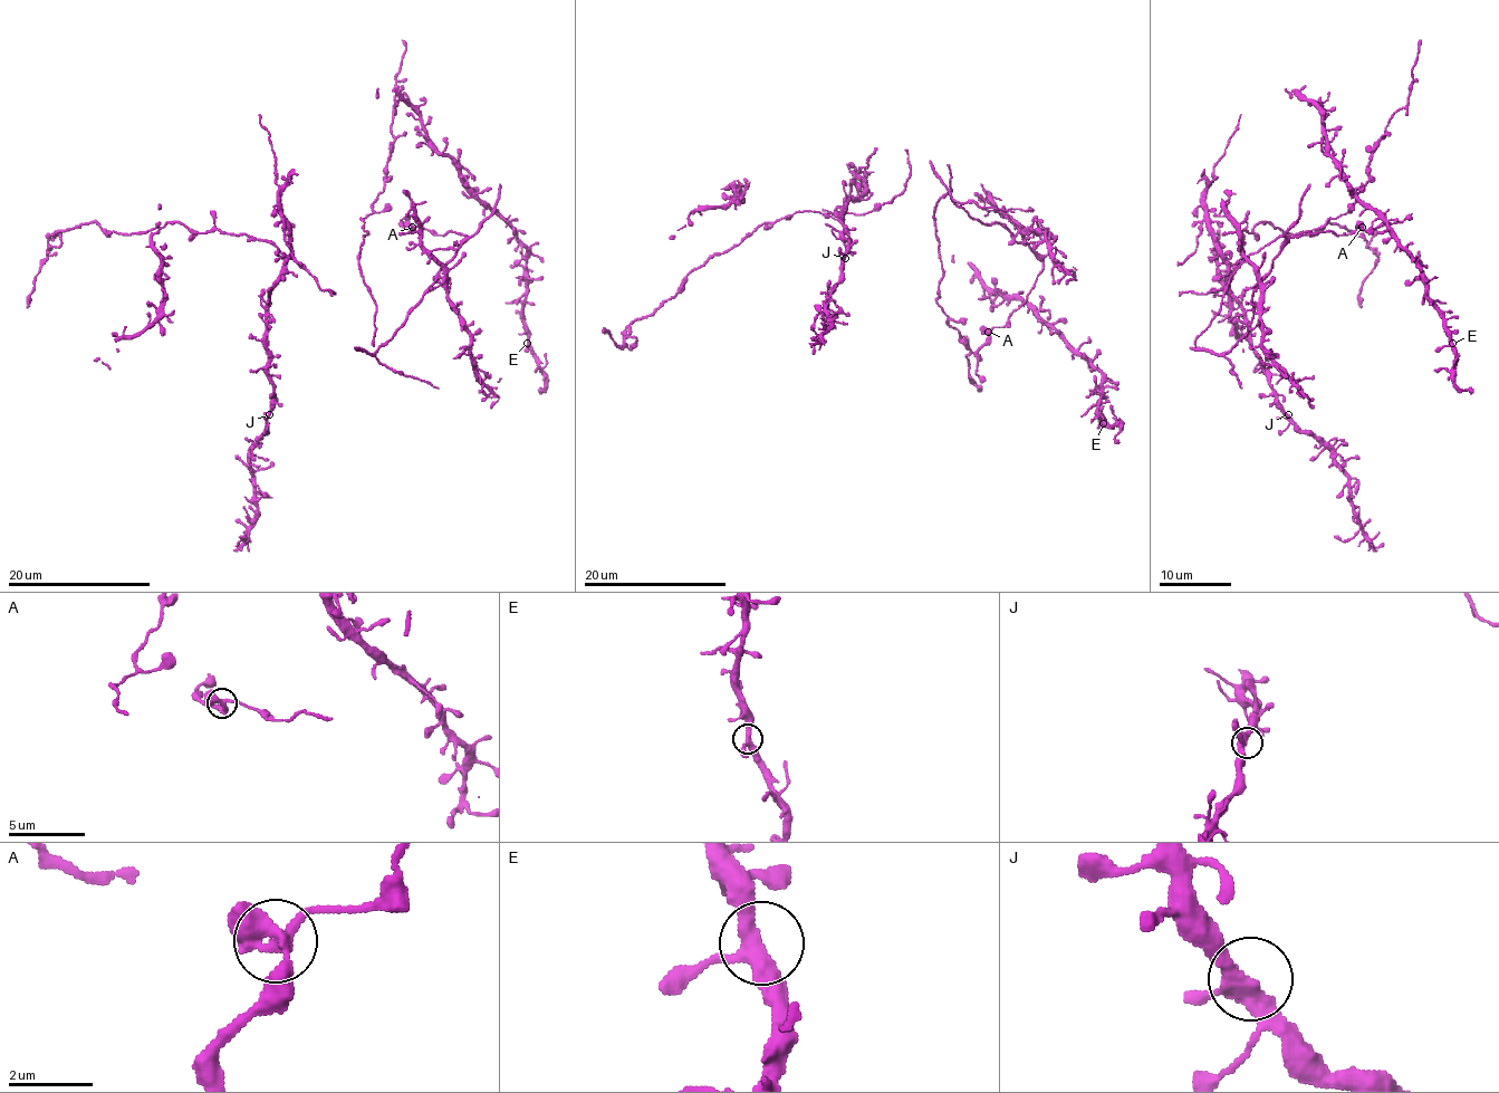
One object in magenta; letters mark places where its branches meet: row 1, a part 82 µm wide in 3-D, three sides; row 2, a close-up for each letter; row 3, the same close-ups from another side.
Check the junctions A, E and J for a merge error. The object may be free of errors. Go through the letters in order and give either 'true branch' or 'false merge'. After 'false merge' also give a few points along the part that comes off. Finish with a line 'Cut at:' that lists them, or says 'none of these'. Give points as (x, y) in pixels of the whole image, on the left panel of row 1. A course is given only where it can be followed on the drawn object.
A: false merge | (413, 227), (413, 230), (401, 223), (410, 214)
E: true branch
J: true branch
Cut at: A

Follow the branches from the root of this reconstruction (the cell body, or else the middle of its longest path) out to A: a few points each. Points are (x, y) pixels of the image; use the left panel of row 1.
A: (368, 354), (374, 354), (395, 334), (434, 280), (434, 275), (467, 237), (455, 232), (434, 236), (413, 227)

